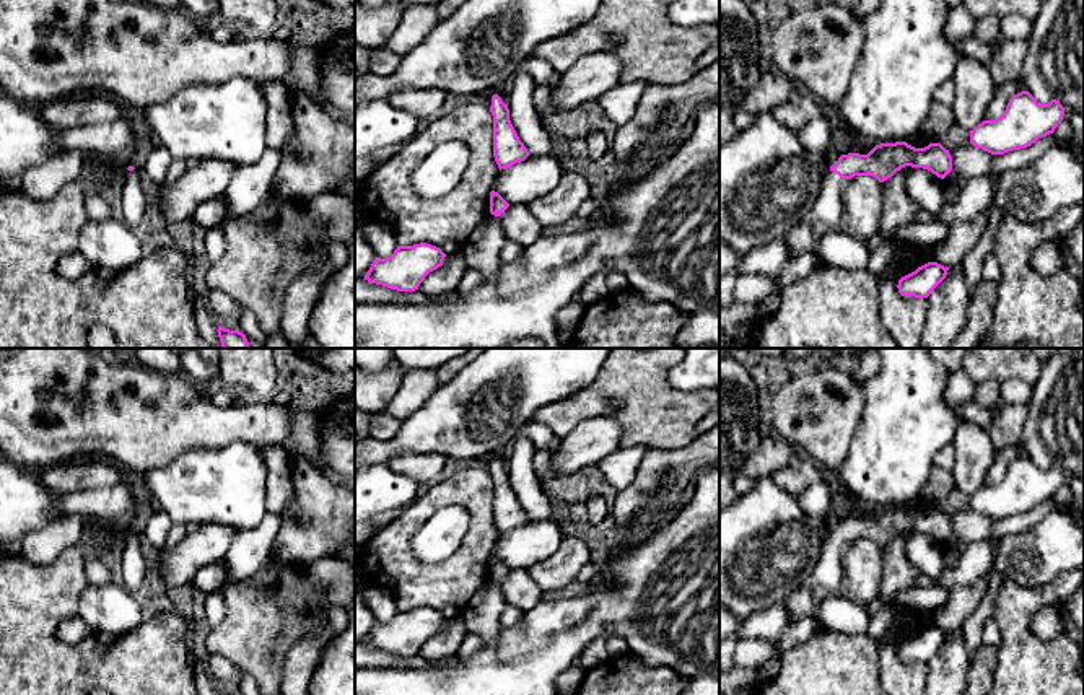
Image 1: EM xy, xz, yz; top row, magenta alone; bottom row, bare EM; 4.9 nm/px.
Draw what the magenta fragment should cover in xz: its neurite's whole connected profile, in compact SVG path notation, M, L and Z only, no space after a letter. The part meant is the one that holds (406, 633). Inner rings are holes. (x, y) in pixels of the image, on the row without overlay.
M431 609L397 610L391 622L376 622L365 640L369 648L415 656L425 641L443 630L446 619Z

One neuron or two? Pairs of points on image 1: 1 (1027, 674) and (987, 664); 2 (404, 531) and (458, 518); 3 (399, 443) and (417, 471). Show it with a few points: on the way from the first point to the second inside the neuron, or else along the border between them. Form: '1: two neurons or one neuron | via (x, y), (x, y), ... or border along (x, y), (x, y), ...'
1: two neurons | border along (996, 648), (996, 673), (993, 677)
2: two neurons | border along (450, 503), (412, 537), (412, 552), (423, 563)
3: two neurons | border along (443, 454), (396, 453), (386, 463)

